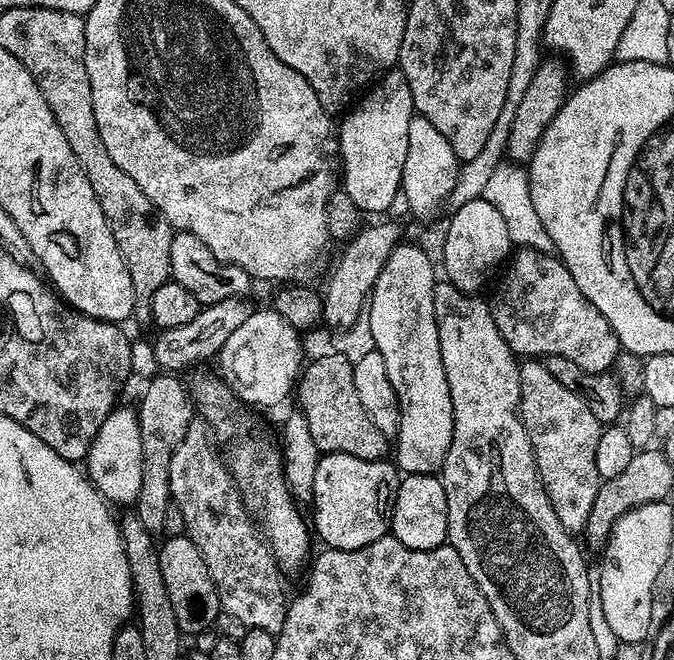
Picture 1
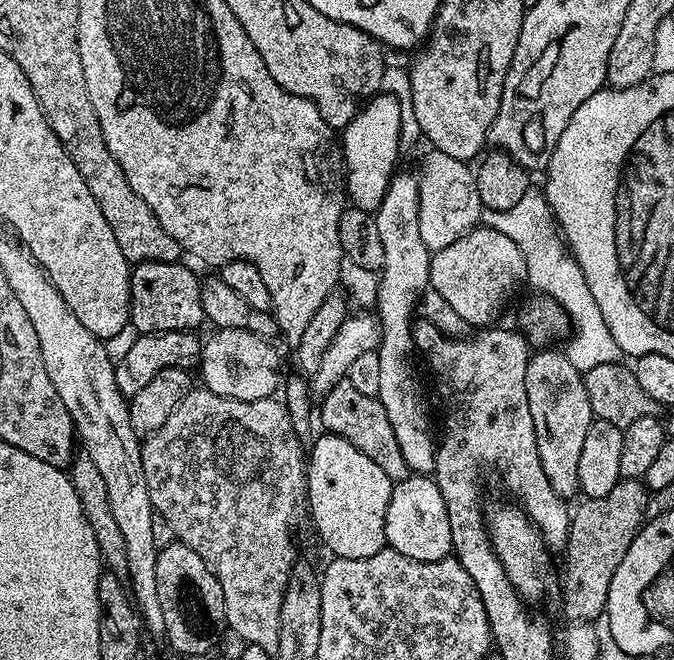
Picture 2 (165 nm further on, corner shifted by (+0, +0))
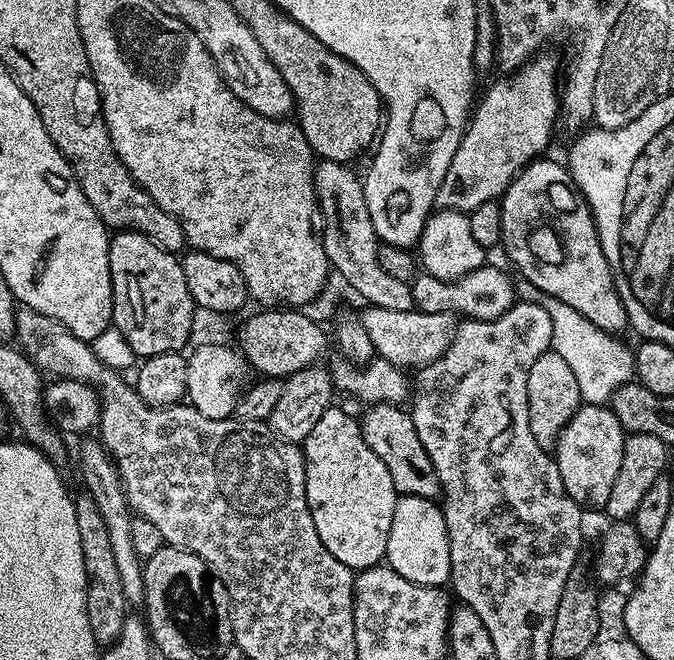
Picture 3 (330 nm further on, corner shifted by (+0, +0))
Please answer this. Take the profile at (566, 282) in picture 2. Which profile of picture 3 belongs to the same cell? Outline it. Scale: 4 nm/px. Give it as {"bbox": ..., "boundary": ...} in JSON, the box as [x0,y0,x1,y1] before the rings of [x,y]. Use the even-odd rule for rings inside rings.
{"bbox":[518,283,636,405],"boundary":[[[521,283],[518,296],[524,302],[538,301],[546,310],[546,314],[550,314],[551,351],[557,352],[570,365],[574,378],[578,378],[578,390],[583,403],[607,405],[619,388],[633,383],[636,357],[631,347],[619,344],[615,335],[594,326],[594,322],[578,314],[574,306],[566,306],[566,302],[553,296],[542,295],[532,284]]]}

